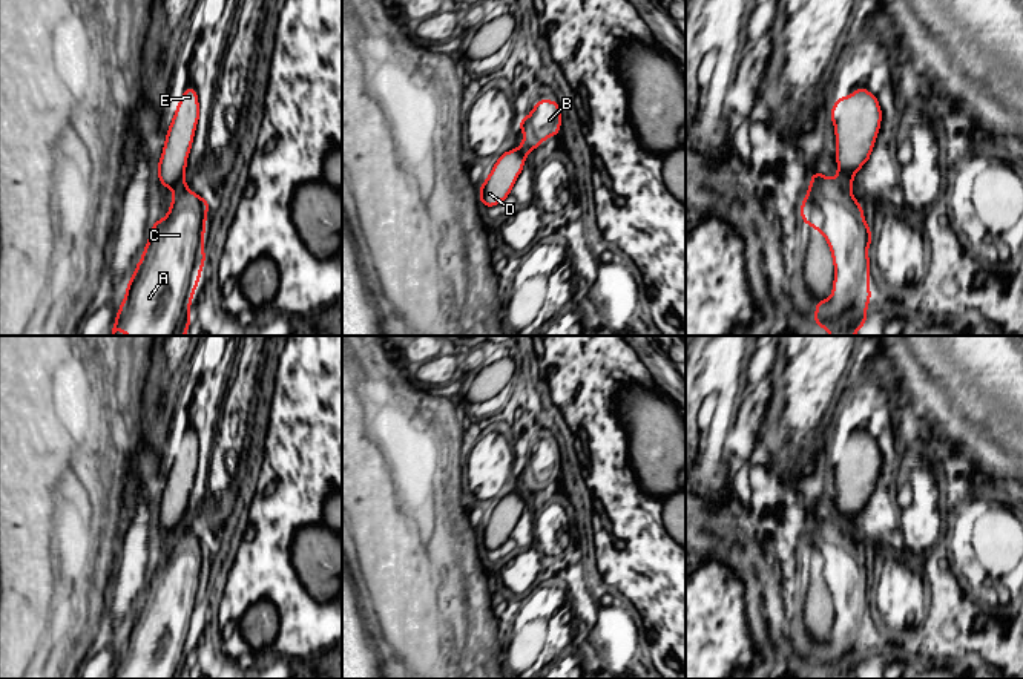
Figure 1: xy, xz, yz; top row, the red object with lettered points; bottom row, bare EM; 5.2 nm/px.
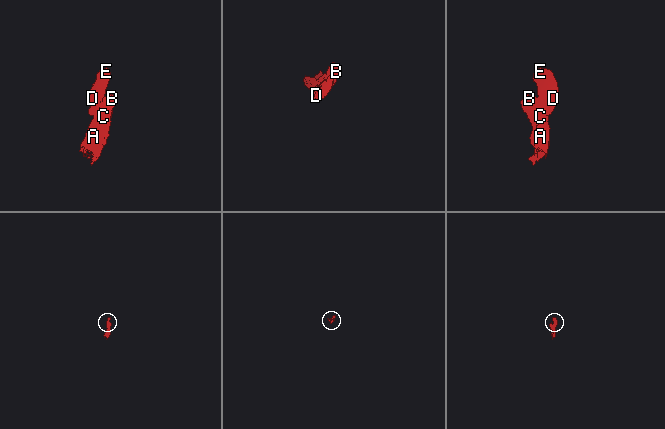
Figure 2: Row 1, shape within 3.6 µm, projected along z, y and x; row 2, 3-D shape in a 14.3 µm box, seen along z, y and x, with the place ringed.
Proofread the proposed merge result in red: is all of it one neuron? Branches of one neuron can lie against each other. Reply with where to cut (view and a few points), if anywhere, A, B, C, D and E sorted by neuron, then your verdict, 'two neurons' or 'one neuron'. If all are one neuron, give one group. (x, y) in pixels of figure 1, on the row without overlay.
yz (839, 518), (850, 528) | A B C / D E | two neurons

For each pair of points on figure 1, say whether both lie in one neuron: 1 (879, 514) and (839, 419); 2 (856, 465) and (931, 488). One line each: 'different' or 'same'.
1: same
2: different

